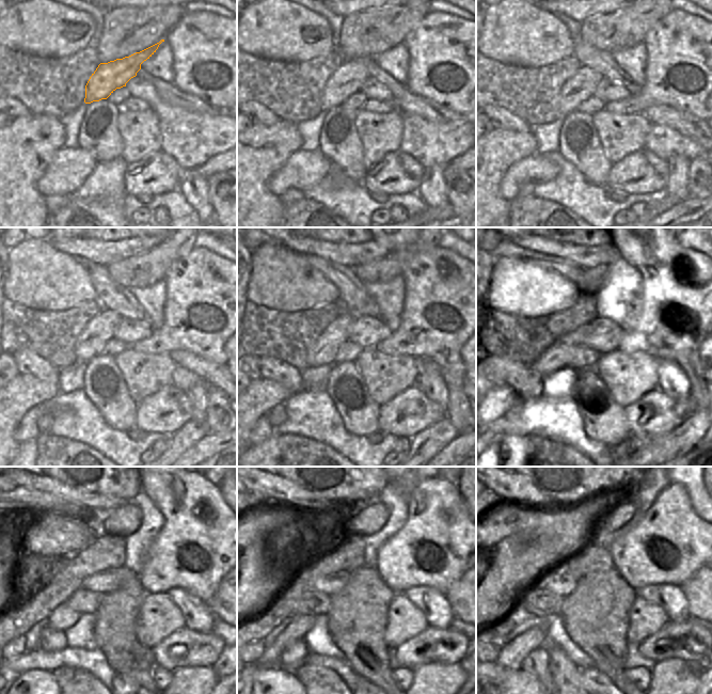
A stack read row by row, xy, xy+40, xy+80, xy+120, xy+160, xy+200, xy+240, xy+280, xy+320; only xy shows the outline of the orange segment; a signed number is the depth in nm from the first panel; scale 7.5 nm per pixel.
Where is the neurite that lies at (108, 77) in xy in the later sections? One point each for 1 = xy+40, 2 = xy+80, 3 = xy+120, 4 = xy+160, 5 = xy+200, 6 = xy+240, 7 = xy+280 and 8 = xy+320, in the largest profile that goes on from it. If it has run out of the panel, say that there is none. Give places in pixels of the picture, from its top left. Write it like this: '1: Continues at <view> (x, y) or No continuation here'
1: Continues at xy+40 (348, 78)
2: Continues at xy+80 (581, 87)
3: Continues at xy+120 (100, 329)
4: Continues at xy+160 (322, 351)
5: Continues at xy+200 (555, 358)
6: Continues at xy+240 (62, 617)
7: Continues at xy+280 (299, 626)
8: Continues at xy+320 (512, 655)

